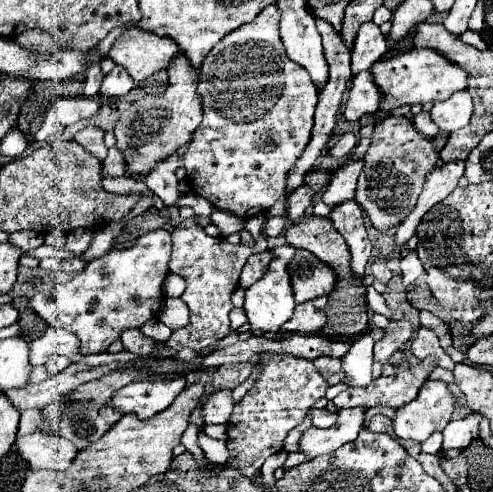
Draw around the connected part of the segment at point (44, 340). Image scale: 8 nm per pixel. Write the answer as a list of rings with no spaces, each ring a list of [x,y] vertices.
[[[49,328],[43,336],[29,342],[29,350],[31,350],[29,360],[33,366],[45,364],[49,360],[49,356],[53,356],[53,354],[63,354],[71,362],[79,362],[85,358],[81,354],[77,334],[63,330],[63,328]]]

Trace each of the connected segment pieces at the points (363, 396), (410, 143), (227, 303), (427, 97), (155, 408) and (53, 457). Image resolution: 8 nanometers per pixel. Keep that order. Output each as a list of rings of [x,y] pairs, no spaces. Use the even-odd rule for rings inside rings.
[[[425,358],[417,366],[401,368],[395,376],[379,376],[367,388],[349,388],[333,398],[335,406],[341,408],[373,408],[389,406],[393,410],[407,406],[415,400],[419,388],[427,380],[431,368],[437,366],[435,358]]]
[[[387,116],[375,124],[371,146],[365,158],[379,158],[379,166],[363,166],[363,188],[357,188],[355,200],[369,214],[371,224],[379,230],[387,230],[395,224],[401,224],[407,214],[413,210],[423,182],[429,170],[435,168],[439,152],[433,148],[433,142],[419,134],[413,122],[405,116]]]
[[[265,214],[253,216],[245,220],[245,230],[251,232],[255,238],[255,244],[229,244],[225,238],[211,238],[205,234],[205,228],[195,222],[195,218],[183,220],[181,226],[173,230],[173,258],[171,258],[171,272],[185,278],[187,288],[183,292],[183,302],[189,306],[191,318],[189,326],[183,326],[181,330],[175,330],[171,337],[165,342],[167,347],[181,348],[207,348],[213,342],[217,342],[221,336],[229,334],[229,312],[233,308],[231,294],[237,288],[237,280],[241,274],[241,268],[245,266],[247,258],[257,252],[269,250],[265,236],[261,232],[263,222],[267,222]]]
[[[421,48],[421,50],[409,50],[405,54],[393,56],[389,60],[379,60],[371,68],[371,74],[375,76],[377,86],[383,90],[383,102],[381,110],[393,110],[403,104],[427,104],[449,98],[457,90],[465,90],[467,86],[467,74],[461,70],[461,66],[453,66],[443,54],[437,54],[437,50]]]
[[[159,380],[159,382],[131,382],[113,394],[111,402],[121,412],[135,412],[141,420],[155,416],[157,412],[169,408],[181,390],[185,390],[187,380]]]
[[[45,432],[17,436],[15,448],[31,468],[43,470],[65,470],[77,454],[77,448],[69,440]]]

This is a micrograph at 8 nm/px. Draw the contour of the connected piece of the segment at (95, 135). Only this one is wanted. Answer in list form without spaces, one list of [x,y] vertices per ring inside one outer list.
[[[85,126],[83,130],[79,130],[75,134],[75,140],[85,148],[89,150],[95,158],[103,160],[107,156],[107,146],[103,142],[103,130],[97,128],[97,126]]]

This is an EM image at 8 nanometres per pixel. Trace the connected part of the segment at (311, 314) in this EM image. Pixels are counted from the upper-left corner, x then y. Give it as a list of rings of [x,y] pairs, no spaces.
[[[315,298],[313,302],[303,302],[297,304],[293,318],[287,320],[281,326],[281,334],[289,336],[289,334],[317,334],[323,326],[325,326],[325,304],[327,298]]]

